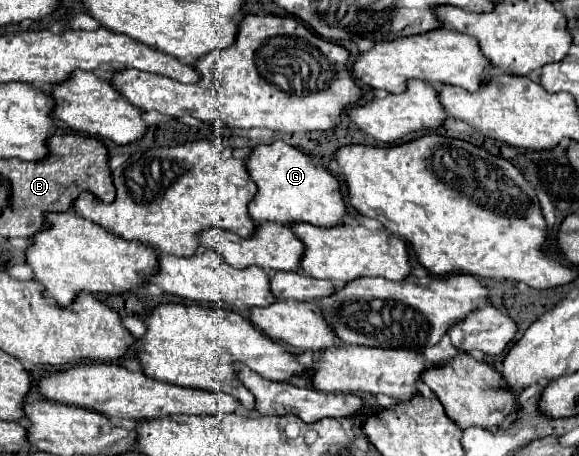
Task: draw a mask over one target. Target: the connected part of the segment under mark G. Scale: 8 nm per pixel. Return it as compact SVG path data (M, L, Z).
M277 139L271 145L253 149L247 161L247 171L259 191L249 203L249 213L257 223L311 223L317 227L337 227L347 215L347 201L341 181L321 165L315 165L309 155Z

